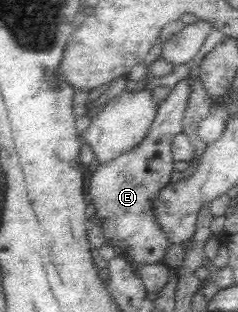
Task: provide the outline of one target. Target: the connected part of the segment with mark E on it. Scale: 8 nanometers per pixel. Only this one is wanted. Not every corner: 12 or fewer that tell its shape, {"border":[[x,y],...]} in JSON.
{"border":[[186,77],[142,142],[91,172],[90,215],[135,274],[163,264]]}

